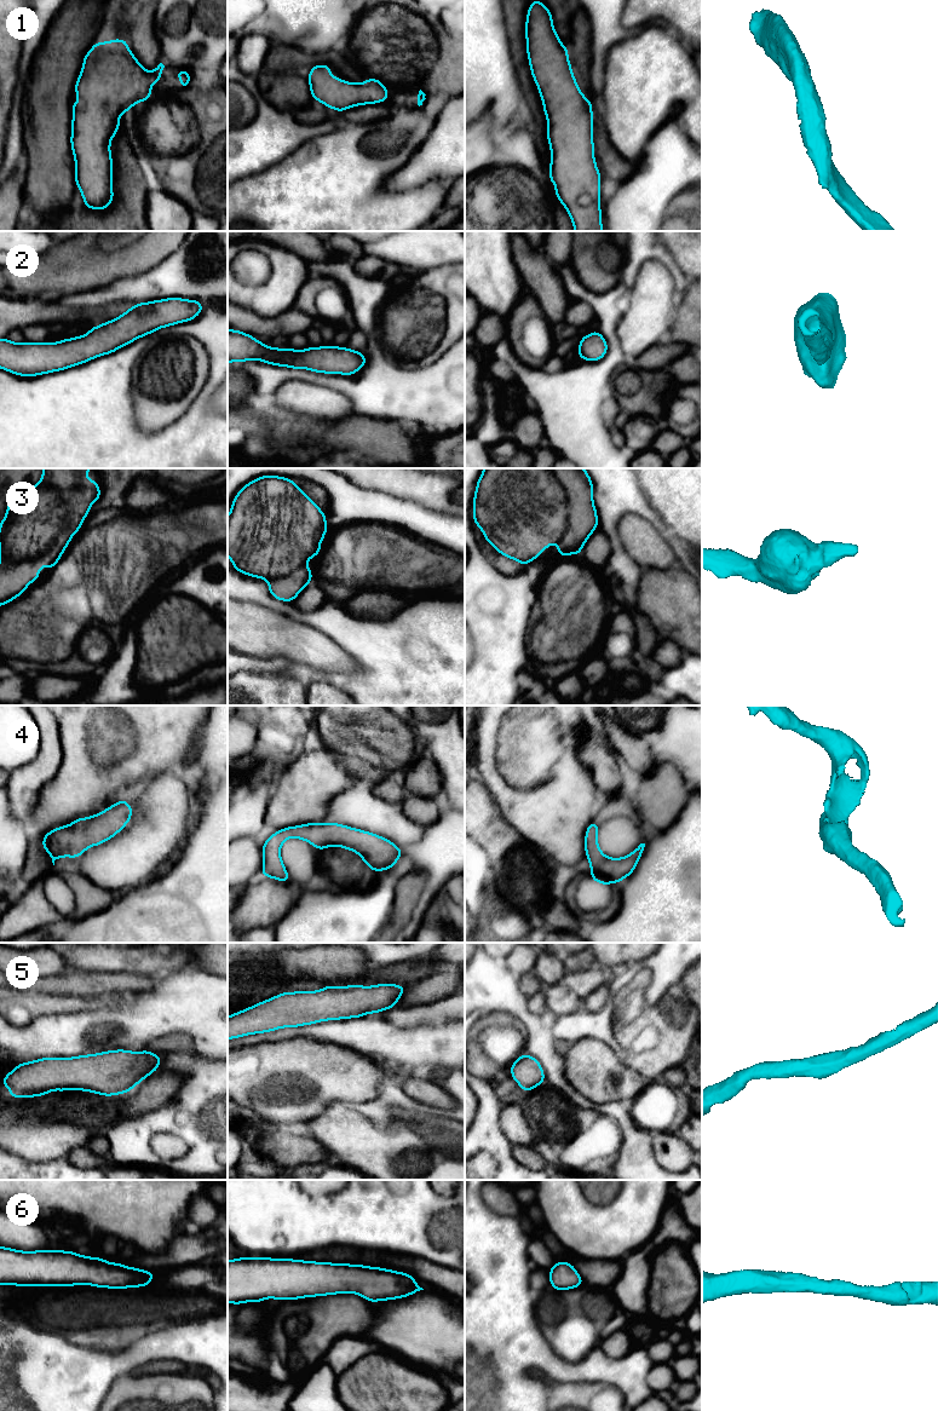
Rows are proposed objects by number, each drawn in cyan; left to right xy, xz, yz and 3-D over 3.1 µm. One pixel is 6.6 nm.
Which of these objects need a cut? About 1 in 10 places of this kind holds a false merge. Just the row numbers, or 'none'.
none

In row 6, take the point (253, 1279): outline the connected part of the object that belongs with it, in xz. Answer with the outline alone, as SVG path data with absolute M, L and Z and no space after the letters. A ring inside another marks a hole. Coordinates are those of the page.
M271 1257L228 1260L228 1303L235 1305L346 1292L376 1302L420 1290L413 1275L379 1267Z

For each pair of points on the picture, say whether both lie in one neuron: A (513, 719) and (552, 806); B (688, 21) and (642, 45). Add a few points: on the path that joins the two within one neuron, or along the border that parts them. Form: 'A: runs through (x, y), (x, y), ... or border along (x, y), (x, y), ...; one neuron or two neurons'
A: runs through (487, 742), (487, 771), (521, 806); one neuron
B: border along (642, 27), (649, 23), (663, 23), (689, 47); two neurons

